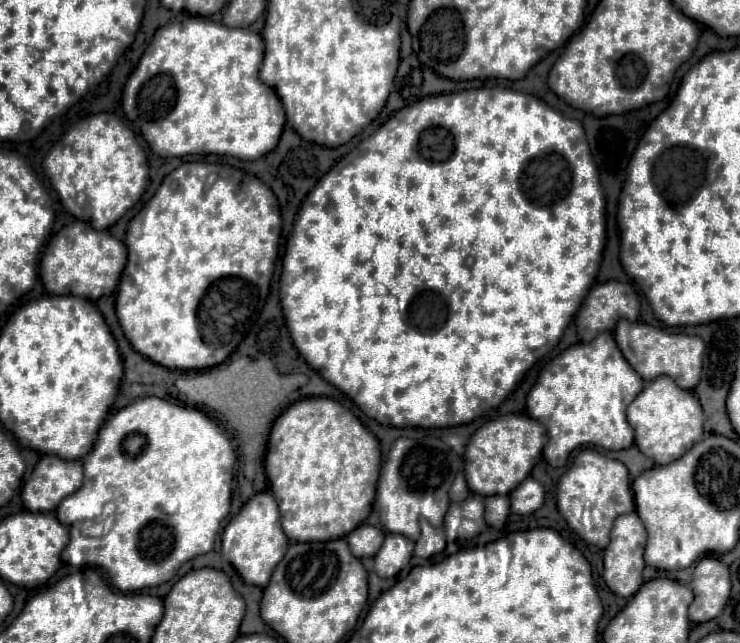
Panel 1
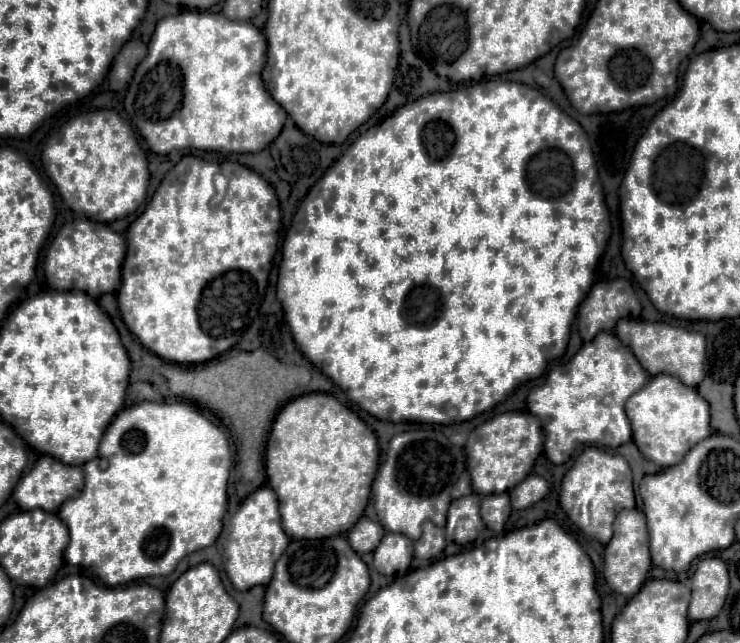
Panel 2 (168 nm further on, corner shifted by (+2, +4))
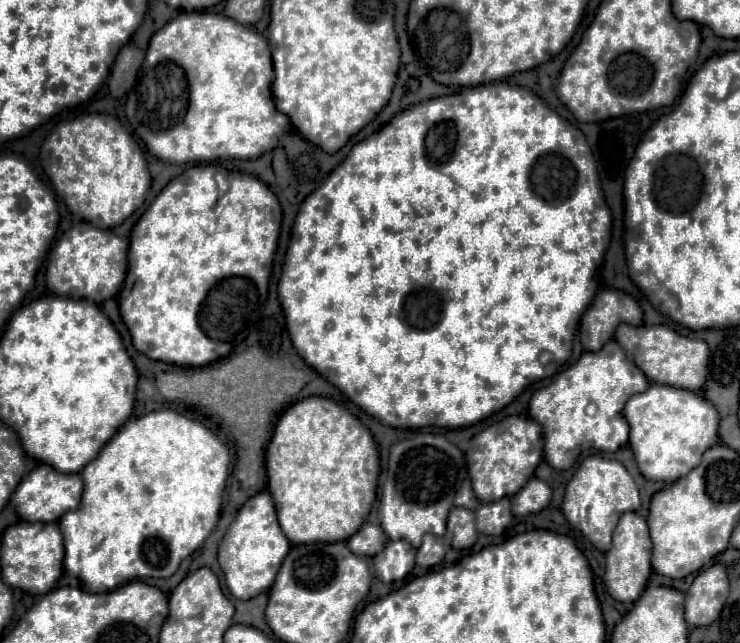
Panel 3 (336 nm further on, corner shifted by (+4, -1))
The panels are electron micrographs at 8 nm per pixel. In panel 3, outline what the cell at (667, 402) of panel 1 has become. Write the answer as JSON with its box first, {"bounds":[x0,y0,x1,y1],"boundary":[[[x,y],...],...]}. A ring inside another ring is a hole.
{"bounds":[623,383,719,483],"boundary":[[[655,383],[647,391],[633,395],[625,403],[623,415],[629,423],[629,445],[635,463],[641,475],[651,481],[675,483],[701,463],[709,447],[719,443],[719,413],[701,393]]]}

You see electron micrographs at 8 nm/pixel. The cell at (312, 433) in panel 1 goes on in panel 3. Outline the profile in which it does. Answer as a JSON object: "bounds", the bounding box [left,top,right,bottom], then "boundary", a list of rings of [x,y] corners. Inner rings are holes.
{"bounds":[267,397,379,543],"boundary":[[[307,397],[289,407],[279,419],[267,447],[267,479],[279,525],[293,543],[347,541],[367,519],[377,497],[379,453],[371,431],[345,407],[327,397]]]}

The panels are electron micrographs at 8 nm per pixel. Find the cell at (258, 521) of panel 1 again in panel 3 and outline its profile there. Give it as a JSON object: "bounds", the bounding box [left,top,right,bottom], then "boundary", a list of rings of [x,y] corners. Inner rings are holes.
{"bounds":[219,491,289,599],"boundary":[[[269,491],[253,495],[233,519],[223,545],[219,547],[219,565],[225,573],[225,583],[237,599],[251,599],[263,591],[269,591],[275,583],[275,575],[287,557],[289,539],[283,535],[273,497]]]}

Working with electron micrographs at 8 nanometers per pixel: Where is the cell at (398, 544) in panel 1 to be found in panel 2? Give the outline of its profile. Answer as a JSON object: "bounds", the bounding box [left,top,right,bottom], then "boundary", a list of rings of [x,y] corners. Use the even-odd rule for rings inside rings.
{"bounds":[373,532,413,576],"boundary":[[[387,532],[373,554],[373,566],[379,574],[393,576],[407,572],[413,558],[413,540],[403,534]]]}

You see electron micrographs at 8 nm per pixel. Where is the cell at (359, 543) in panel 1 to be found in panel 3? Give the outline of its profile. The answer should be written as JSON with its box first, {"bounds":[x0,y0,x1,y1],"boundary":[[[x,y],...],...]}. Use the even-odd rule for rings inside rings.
{"bounds":[347,523,389,557],"boundary":[[[363,523],[363,527],[347,541],[347,545],[359,557],[373,557],[379,551],[383,551],[383,547],[387,545],[387,541],[389,539],[387,539],[387,535],[383,533],[383,529],[379,525]]]}

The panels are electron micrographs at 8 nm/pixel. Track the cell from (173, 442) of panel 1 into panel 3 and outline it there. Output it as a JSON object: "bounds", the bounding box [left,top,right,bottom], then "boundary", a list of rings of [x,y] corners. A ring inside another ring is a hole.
{"bounds":[59,409,231,593],"boundary":[[[163,409],[163,411],[153,411],[153,413],[146,414],[141,419],[133,419],[127,425],[123,425],[119,429],[119,433],[105,445],[105,449],[99,453],[99,457],[95,461],[91,461],[81,477],[85,483],[85,491],[83,491],[83,503],[79,509],[75,511],[67,511],[67,515],[63,515],[63,519],[59,521],[61,533],[63,533],[64,543],[64,573],[62,574],[72,576],[79,580],[81,588],[91,593],[107,593],[131,579],[139,579],[139,577],[171,577],[181,561],[185,557],[189,557],[191,553],[195,553],[203,541],[209,537],[209,533],[215,529],[217,519],[219,519],[219,509],[221,509],[222,493],[226,486],[226,480],[230,474],[231,457],[228,448],[221,445],[215,435],[205,429],[201,423],[191,421],[183,415],[177,415],[175,411]]]}

